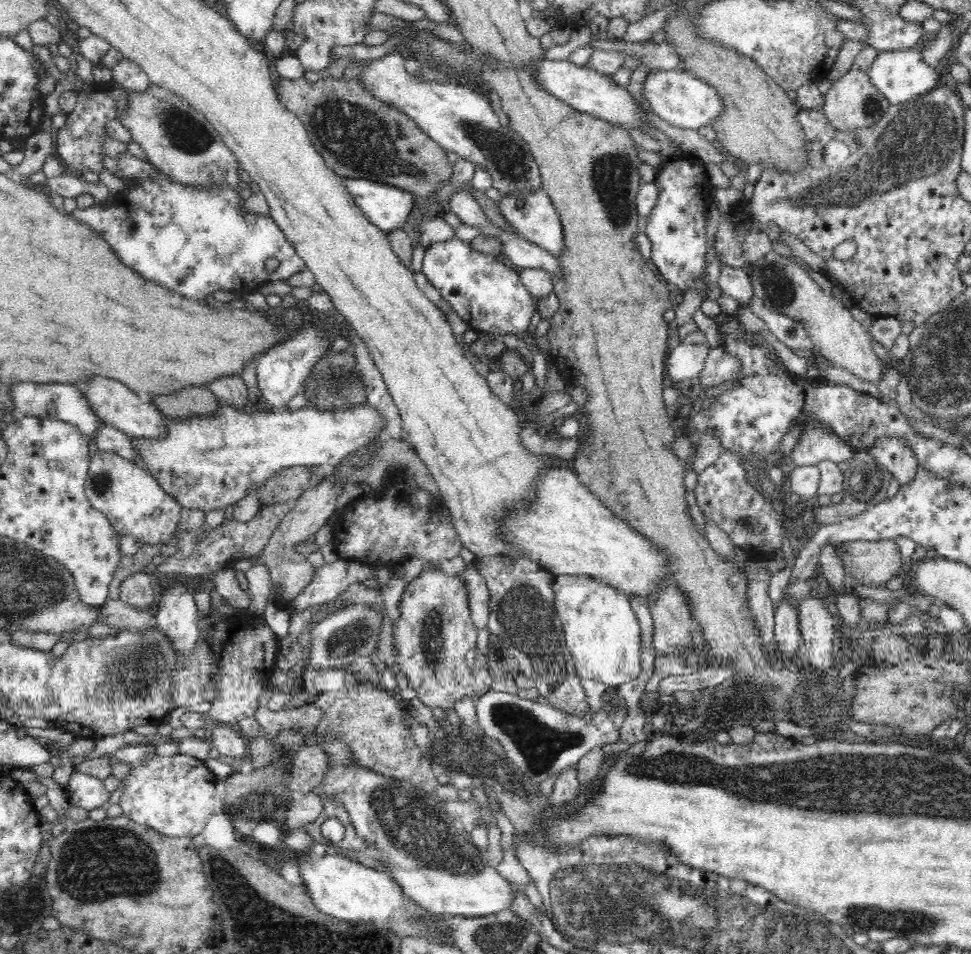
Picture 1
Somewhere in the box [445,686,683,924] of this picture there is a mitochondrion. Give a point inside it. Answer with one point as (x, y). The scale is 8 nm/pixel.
(540, 745)

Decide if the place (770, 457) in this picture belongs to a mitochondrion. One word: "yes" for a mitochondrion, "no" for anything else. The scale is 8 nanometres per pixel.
no

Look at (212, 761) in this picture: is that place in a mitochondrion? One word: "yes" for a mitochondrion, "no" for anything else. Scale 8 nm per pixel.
no

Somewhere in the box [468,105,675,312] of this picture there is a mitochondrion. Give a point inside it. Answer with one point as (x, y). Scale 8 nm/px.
(610, 175)

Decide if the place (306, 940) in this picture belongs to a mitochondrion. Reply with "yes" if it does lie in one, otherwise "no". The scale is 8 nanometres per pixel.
yes

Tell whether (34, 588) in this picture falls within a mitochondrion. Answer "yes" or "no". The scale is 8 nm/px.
yes

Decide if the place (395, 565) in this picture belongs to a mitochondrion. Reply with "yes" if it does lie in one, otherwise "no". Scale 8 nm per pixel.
no

